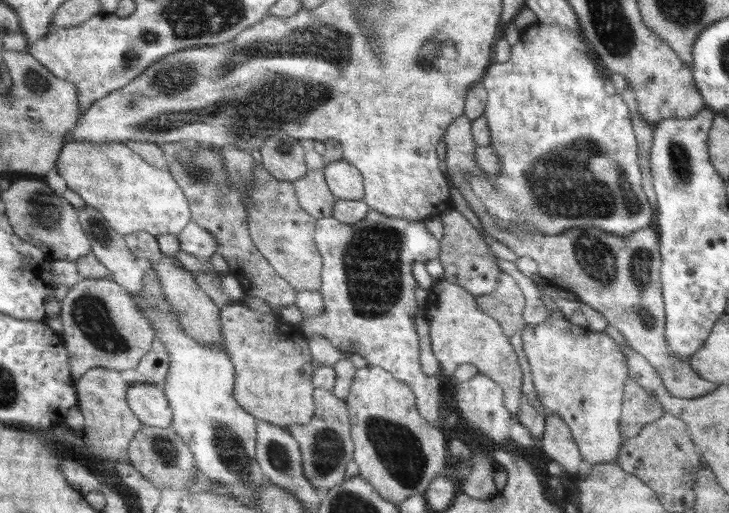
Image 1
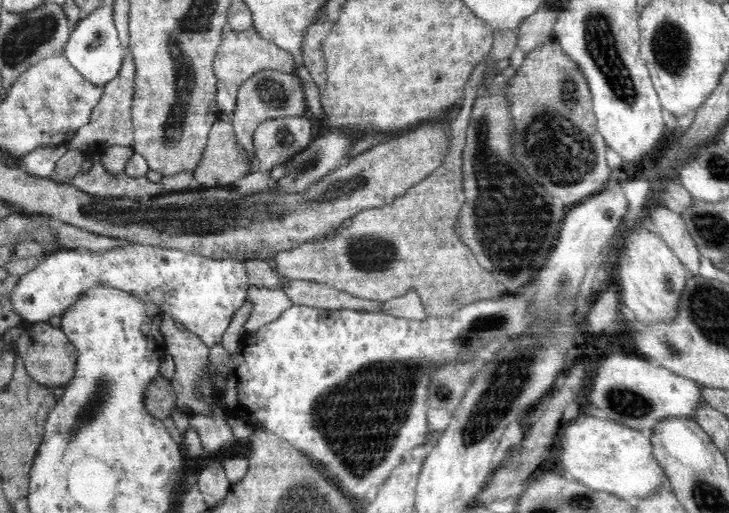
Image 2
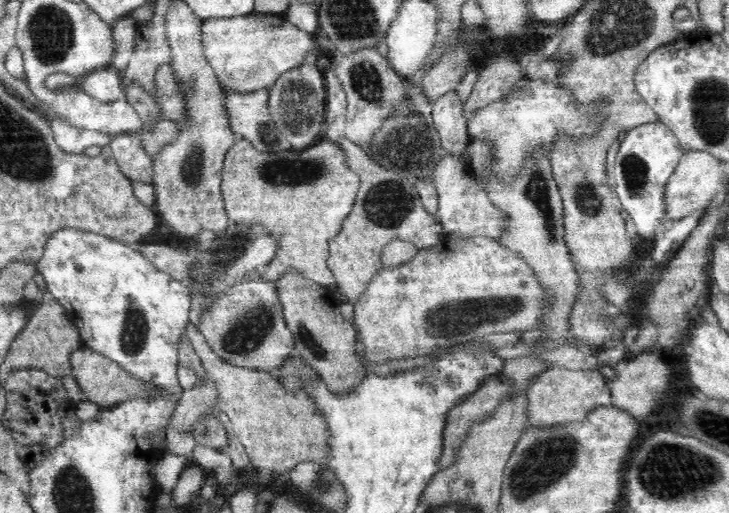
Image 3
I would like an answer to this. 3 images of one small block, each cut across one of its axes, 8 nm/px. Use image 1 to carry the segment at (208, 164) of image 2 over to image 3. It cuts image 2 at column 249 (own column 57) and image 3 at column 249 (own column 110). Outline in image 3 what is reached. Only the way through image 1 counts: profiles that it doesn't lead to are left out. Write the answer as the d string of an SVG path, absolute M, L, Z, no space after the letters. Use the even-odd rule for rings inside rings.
M327 140L306 149L281 154L259 152L254 145L238 143L226 153L221 193L232 224L261 224L275 236L277 251L266 267L258 268L258 280L275 281L288 269L296 269L311 281L334 291L336 279L329 269L329 240L341 230L360 188L360 175L346 163L338 142Z

